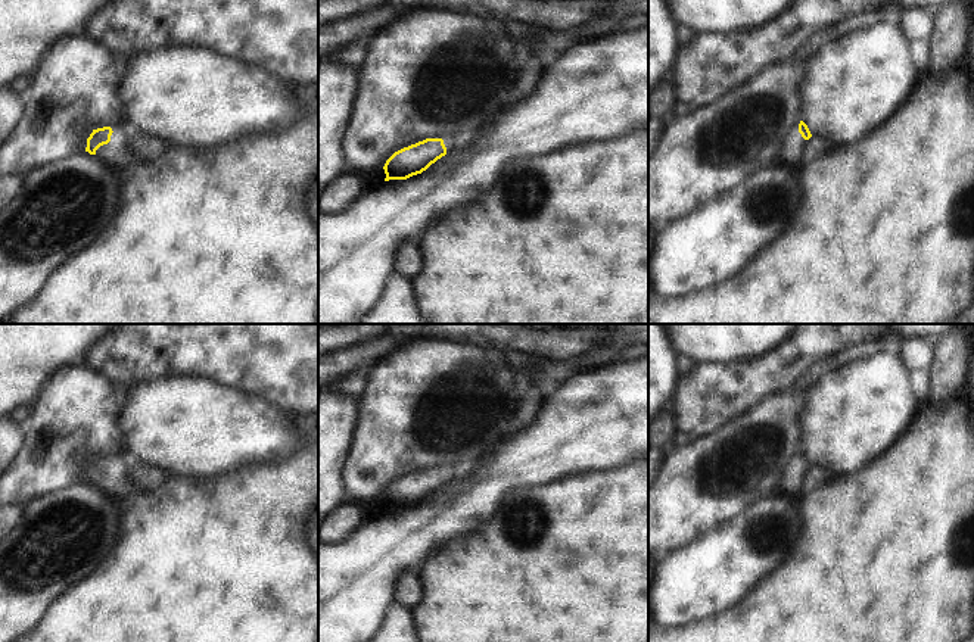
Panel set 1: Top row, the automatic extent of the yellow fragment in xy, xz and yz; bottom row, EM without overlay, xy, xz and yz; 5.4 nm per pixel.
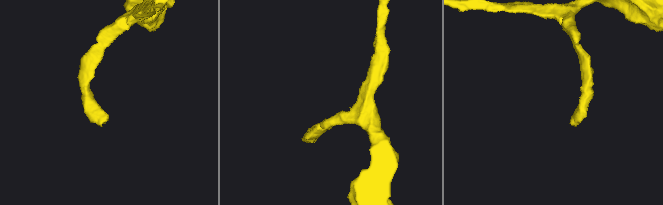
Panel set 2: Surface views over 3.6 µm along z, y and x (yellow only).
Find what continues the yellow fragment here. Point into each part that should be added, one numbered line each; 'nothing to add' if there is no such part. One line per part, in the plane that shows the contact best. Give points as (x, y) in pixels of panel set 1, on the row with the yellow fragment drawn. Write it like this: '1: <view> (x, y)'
1: xy (118, 152)

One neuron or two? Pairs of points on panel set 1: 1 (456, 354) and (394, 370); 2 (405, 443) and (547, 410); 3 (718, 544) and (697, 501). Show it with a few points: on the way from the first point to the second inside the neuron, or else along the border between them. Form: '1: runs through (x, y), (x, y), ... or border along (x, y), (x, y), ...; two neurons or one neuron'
1: runs through (441, 368), (408, 370); one neuron
2: border along (517, 424), (494, 446); two neurons
3: border along (741, 514), (722, 521), (680, 547); two neurons

